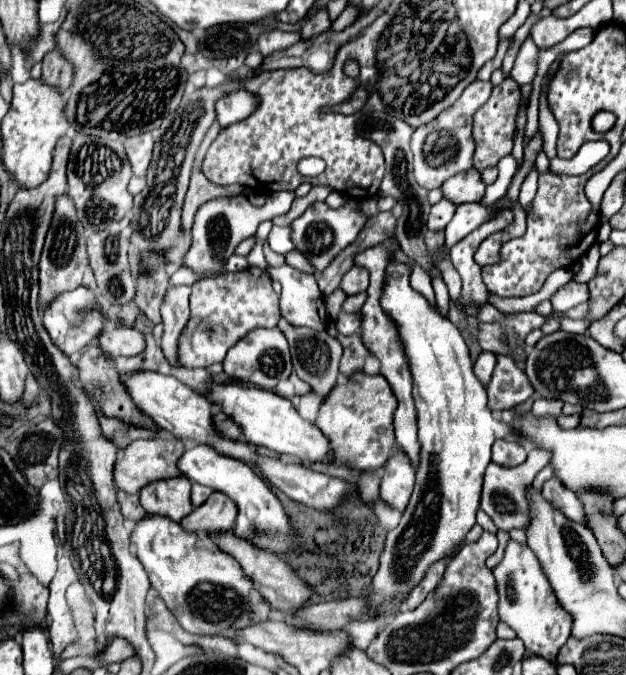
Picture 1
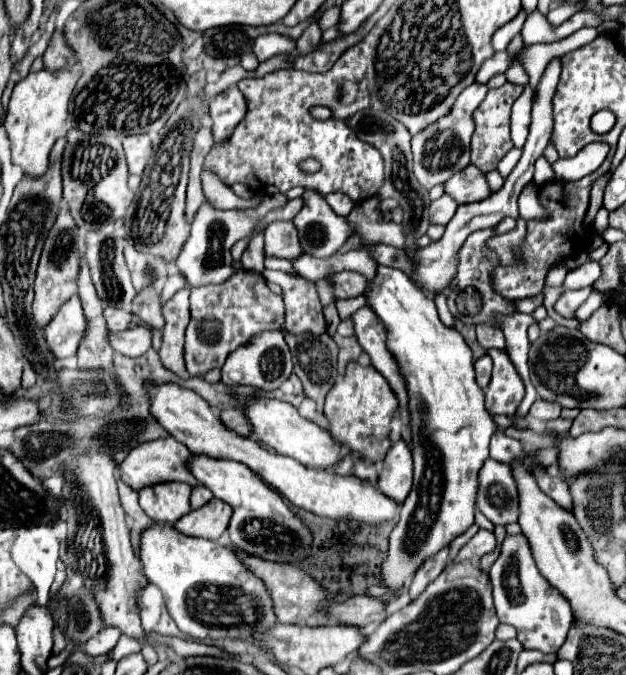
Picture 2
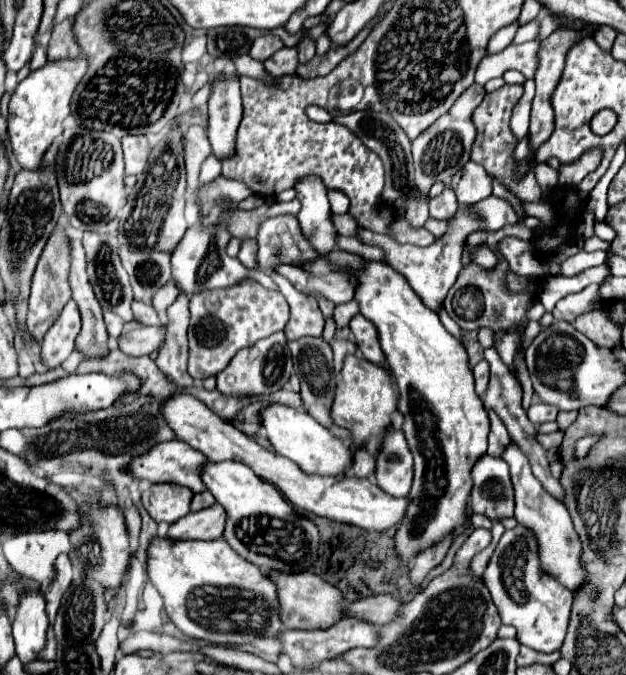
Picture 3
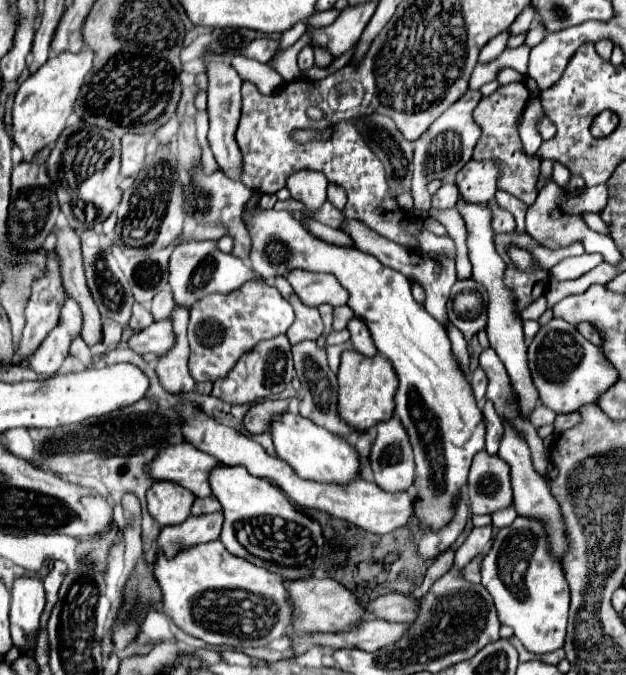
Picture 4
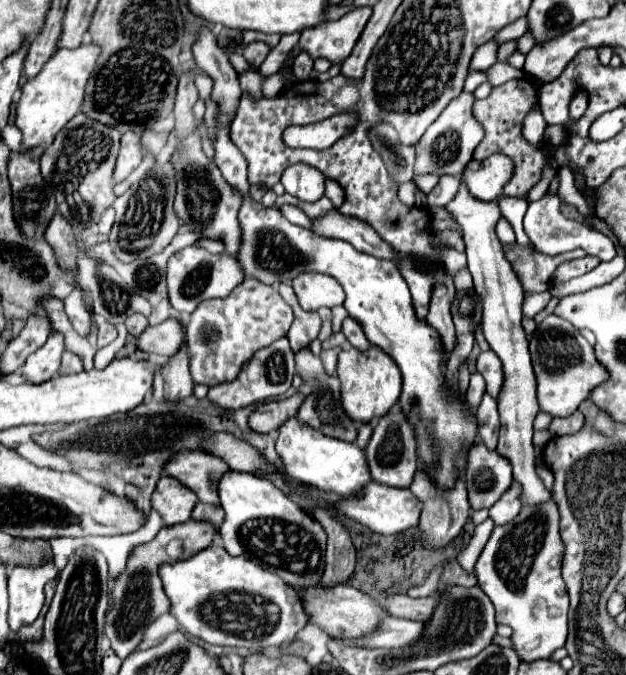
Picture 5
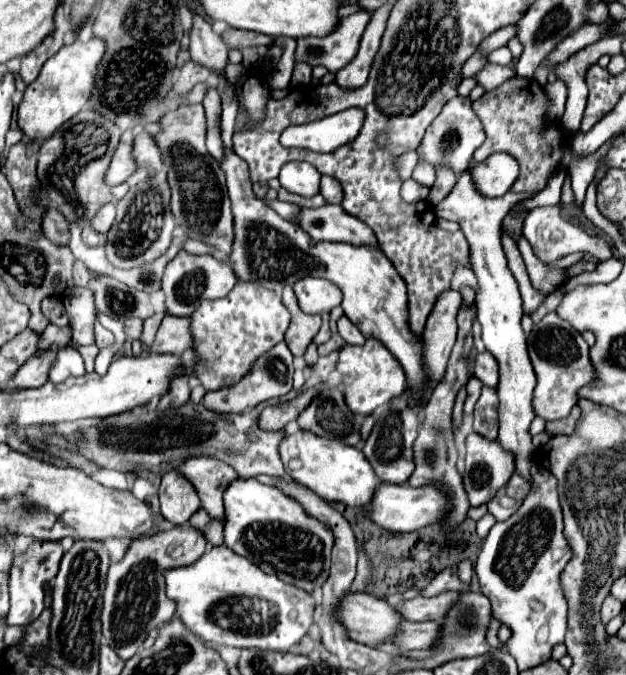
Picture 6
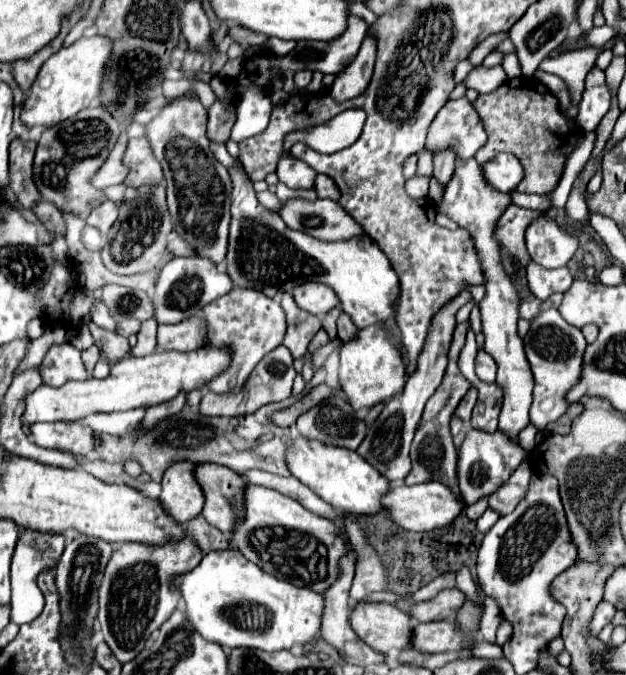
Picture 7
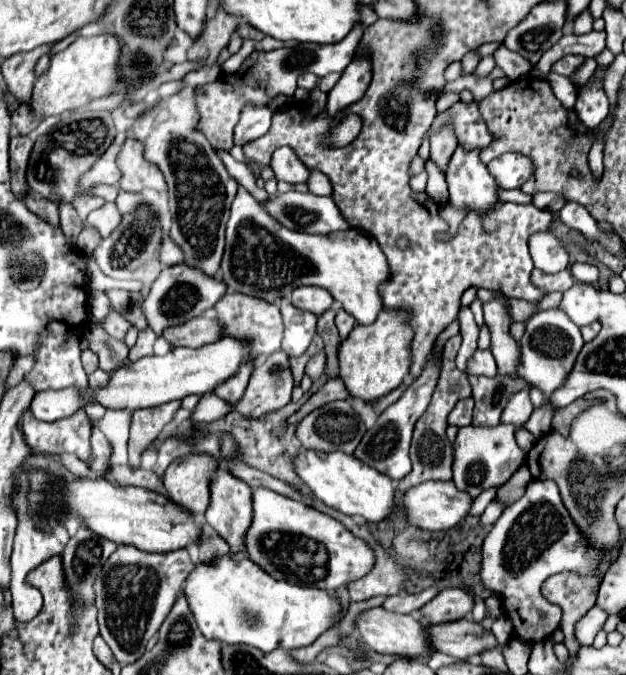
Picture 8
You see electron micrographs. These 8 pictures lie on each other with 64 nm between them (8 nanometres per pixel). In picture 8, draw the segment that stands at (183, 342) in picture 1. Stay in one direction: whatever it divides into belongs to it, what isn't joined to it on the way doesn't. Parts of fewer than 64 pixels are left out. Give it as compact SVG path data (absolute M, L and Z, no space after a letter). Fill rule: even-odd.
M226 294L216 306L216 318L220 320L220 324L224 326L224 334L230 336L248 336L254 342L254 354L268 354L268 352L276 352L280 350L280 342L282 342L282 316L280 310L274 304L268 304L260 298L252 298L252 296L242 296L242 294ZM252 364L248 366L242 366L240 372L236 376L232 376L230 380L226 380L224 384L220 384L214 392L216 396L220 396L222 400L226 400L228 404L236 404L242 396L244 396L244 388L248 386L248 380L250 380L250 374L252 374Z

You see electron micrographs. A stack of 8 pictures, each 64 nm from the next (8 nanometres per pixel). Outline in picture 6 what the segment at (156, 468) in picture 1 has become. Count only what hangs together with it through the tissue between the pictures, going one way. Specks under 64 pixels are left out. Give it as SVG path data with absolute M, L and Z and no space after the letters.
M190 458L180 468L182 474L194 484L202 508L212 516L212 520L220 520L224 524L224 488L238 480L238 474L232 466L216 460L216 458Z

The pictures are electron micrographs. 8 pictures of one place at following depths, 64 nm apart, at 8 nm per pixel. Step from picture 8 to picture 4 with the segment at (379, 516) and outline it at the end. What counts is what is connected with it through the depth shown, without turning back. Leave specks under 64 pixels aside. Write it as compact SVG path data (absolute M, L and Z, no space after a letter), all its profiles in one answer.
M286 412L272 420L270 432L278 458L292 466L300 478L316 480L322 484L352 484L352 480L360 478L360 454L356 448L350 446L344 438L316 426L312 420Z

